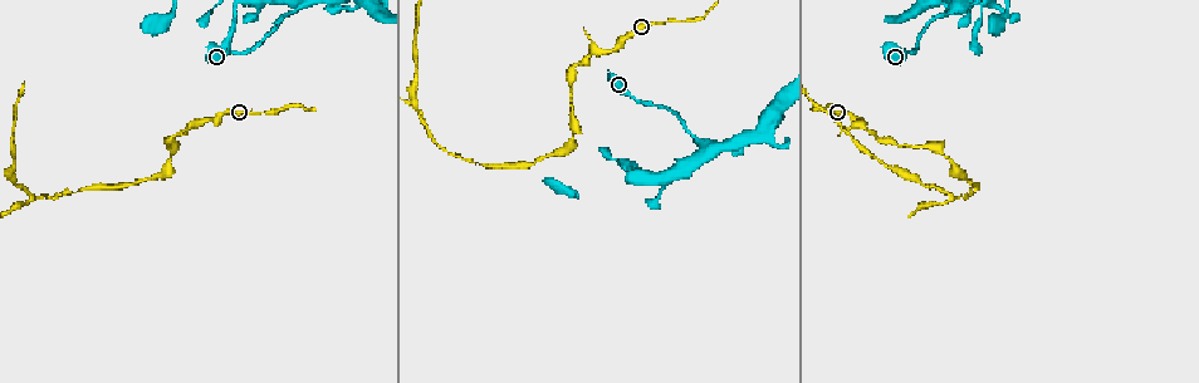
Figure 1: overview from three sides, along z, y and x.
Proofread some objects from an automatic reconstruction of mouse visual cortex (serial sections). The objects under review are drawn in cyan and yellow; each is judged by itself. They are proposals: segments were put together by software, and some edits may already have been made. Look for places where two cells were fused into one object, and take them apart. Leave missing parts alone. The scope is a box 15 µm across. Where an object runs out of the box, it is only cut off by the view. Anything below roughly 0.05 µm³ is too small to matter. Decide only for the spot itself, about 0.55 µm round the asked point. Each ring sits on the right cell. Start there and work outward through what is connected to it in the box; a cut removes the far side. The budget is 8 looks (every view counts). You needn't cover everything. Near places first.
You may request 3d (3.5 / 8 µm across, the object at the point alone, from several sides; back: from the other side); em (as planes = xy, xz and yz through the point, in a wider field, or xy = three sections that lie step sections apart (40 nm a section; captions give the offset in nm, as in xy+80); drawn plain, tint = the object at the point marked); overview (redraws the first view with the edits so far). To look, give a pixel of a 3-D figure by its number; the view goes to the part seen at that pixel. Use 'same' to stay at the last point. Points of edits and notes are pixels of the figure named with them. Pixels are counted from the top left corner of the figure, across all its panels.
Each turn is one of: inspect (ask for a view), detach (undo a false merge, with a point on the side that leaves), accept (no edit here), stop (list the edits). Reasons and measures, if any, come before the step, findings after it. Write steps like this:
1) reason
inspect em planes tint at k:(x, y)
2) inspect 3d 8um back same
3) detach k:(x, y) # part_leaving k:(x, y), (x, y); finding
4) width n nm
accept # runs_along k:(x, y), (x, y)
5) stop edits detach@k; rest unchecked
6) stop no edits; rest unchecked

abrupt turn
inspect 3d 3.5um at 1:(337, 4)

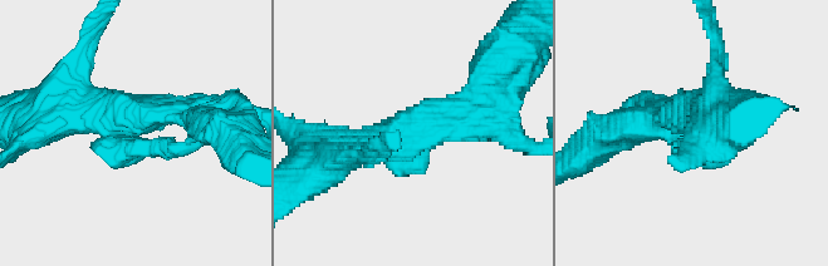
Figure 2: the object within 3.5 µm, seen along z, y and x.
arm_widths 400, 450 nm
inspect em xy step 5 plain at 2:(128, 140)

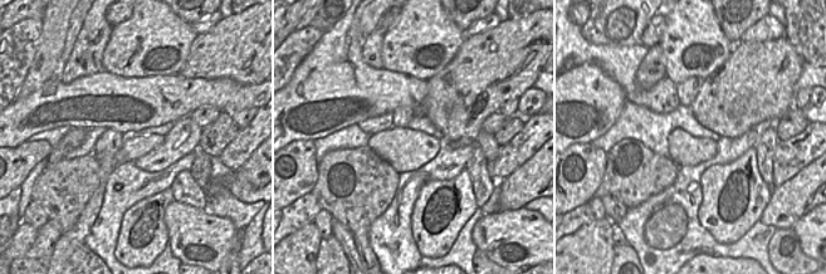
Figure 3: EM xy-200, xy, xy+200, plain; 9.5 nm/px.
inspect em xy step 5 tint same

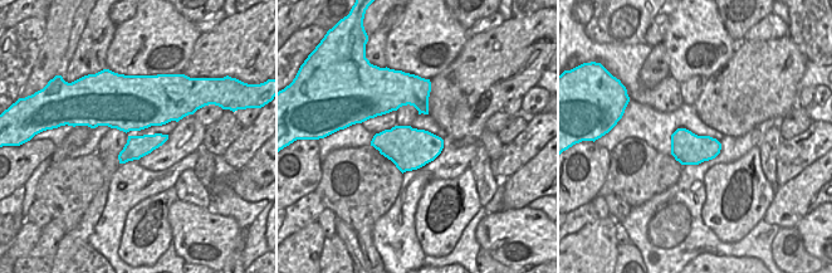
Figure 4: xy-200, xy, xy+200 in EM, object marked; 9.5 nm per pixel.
accept # continuous, no second cell

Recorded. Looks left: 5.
calibre changes
inspect 3d 8um at 1:(228, 36)

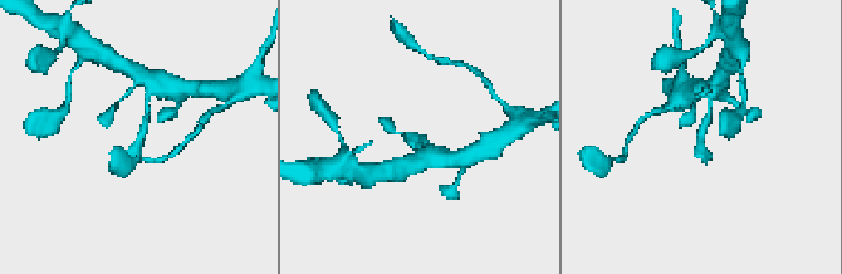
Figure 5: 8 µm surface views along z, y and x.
need the tissue
inspect em xy step 3 tint at 5:(141, 137)

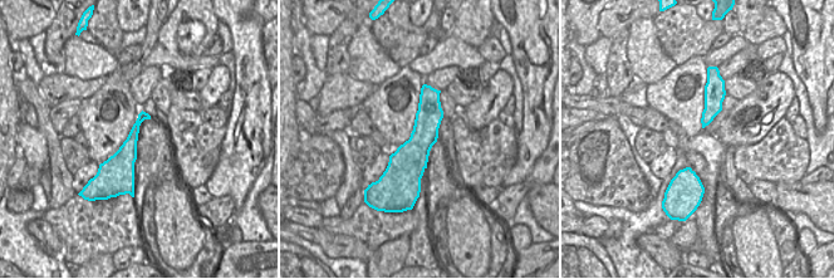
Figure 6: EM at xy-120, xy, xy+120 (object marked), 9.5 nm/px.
accept # runs_along 5:(147, 102), (147, 122), (132, 164); continuous, no second cell

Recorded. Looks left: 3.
thin neck
inspect 3d 8um at 1:(572, 104)

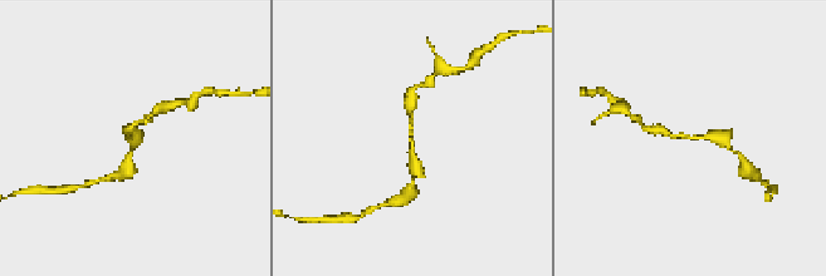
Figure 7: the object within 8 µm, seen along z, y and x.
arm_widths 250, 250 nm
inspect em planes tint at 7:(411, 136)

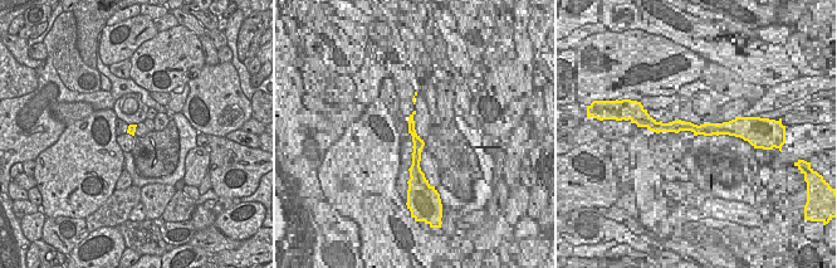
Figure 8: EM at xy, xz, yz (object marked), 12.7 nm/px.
width 100 nm
accept # runs_along 7:(656, 128), (671, 137), (723, 139); all the same cell

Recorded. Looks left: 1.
stop no edits; rest unchecked

